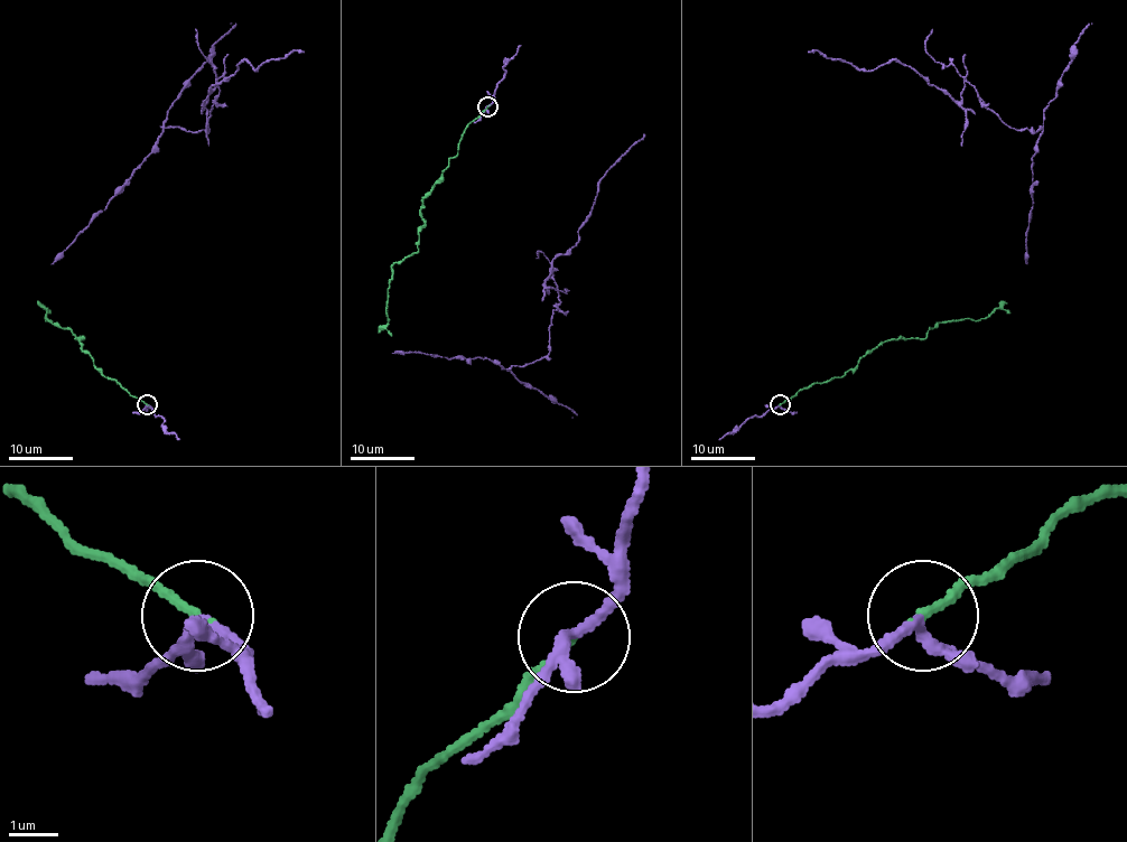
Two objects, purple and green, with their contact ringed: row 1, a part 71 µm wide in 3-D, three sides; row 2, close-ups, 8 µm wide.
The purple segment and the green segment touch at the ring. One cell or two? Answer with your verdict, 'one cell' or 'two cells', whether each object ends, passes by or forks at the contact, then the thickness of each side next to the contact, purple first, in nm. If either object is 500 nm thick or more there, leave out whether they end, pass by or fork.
two cells; purple forks; green ends; calibres 180 and 170 nm

